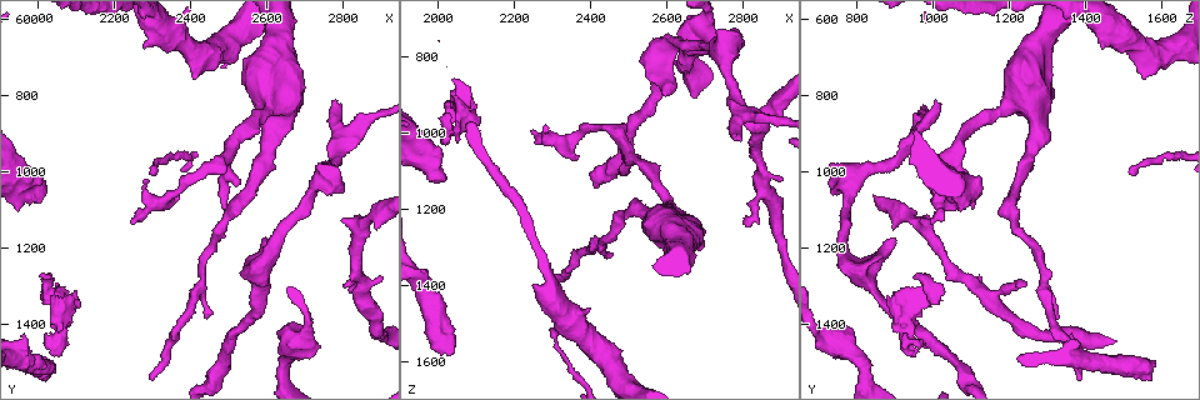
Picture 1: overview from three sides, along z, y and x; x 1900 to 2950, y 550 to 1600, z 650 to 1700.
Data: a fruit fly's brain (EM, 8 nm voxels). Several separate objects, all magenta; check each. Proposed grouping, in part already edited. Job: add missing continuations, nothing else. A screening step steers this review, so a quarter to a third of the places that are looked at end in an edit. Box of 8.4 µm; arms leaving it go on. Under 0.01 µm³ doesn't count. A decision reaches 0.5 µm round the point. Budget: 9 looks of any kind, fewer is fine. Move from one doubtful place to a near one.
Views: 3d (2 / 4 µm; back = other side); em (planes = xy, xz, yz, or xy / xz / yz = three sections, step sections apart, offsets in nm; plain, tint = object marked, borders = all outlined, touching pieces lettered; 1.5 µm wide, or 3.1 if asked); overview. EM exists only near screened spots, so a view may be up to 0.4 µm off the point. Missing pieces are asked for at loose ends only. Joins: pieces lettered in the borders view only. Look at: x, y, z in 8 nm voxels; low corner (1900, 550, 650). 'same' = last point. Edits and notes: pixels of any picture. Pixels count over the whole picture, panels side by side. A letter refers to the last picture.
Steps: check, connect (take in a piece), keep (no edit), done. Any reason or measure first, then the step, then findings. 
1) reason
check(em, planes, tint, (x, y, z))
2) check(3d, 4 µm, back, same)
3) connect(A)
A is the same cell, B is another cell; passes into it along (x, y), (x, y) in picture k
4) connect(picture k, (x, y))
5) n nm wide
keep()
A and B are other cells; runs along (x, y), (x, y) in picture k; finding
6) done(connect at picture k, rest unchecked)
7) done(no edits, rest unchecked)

an open end
check(3d, 2 µm, (2290, 1025, 980))

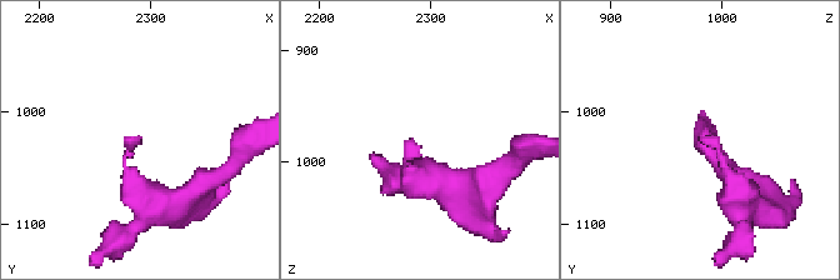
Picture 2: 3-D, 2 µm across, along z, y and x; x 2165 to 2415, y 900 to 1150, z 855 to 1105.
need the tissue
check(em, xy, step 4, tint, (2286, 1020, 984))

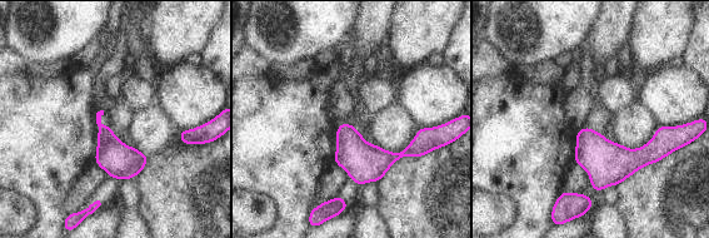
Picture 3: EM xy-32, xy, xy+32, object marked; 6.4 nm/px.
check(em, planes, borders, same)

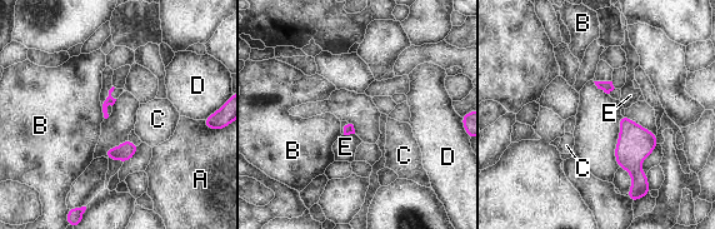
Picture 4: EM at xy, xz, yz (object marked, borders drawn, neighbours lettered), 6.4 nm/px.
keep()
A, B, C, D and E are other cells; border along (101, 106), (105, 118) in picture 4; no lettered piece goes on from it

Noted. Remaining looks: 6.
stops while still wide
check(em, planes, borders, (2040, 1495, 1575))

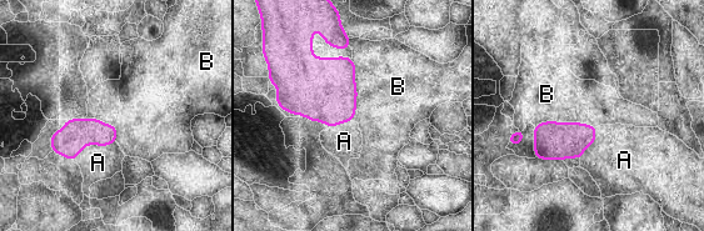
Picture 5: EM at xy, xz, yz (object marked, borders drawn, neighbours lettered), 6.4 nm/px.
connect(A)
A is the same cell, B is another cell; passes into it along (76, 134), (93, 144), (98, 162) in picture 5; the neuron continues

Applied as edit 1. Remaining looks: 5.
check(overview)

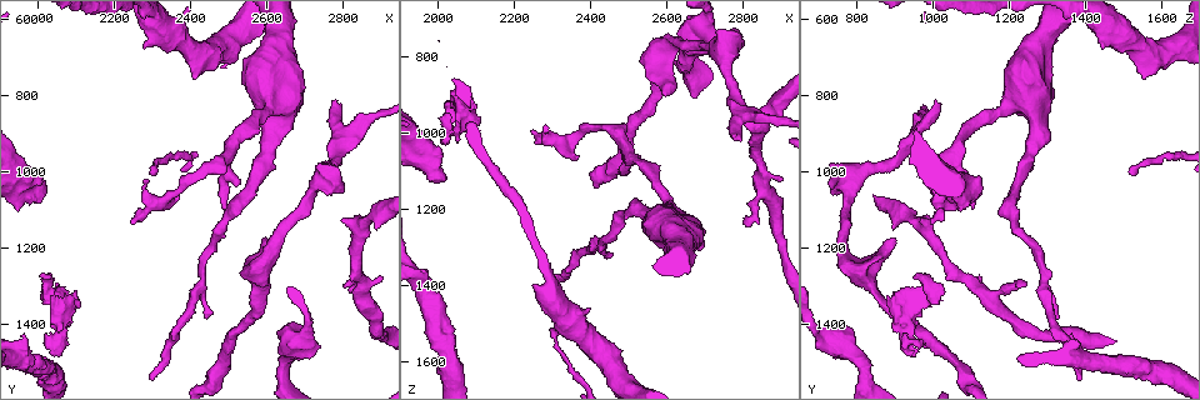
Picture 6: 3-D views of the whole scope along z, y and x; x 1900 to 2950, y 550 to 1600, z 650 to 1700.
branch stops here
check(3d, 2 µm, (2795, 825, 1025))

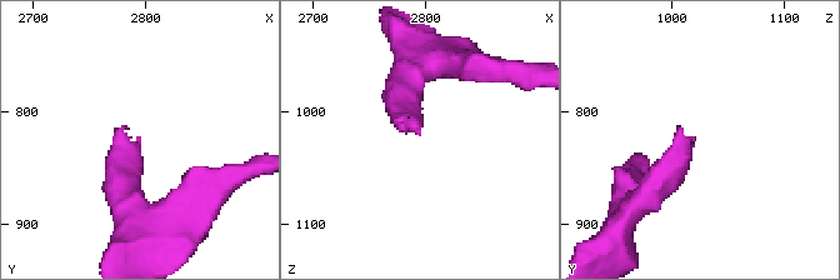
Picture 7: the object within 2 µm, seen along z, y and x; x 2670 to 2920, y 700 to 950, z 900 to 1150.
check(em, yz, step 8, tint, (2798, 820, 1020))

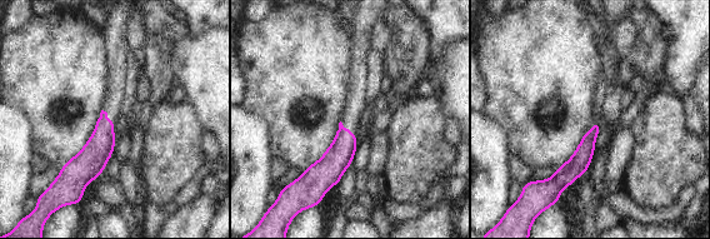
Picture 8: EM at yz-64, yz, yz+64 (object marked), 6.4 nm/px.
cut it another way
check(em, planes, borders, same)

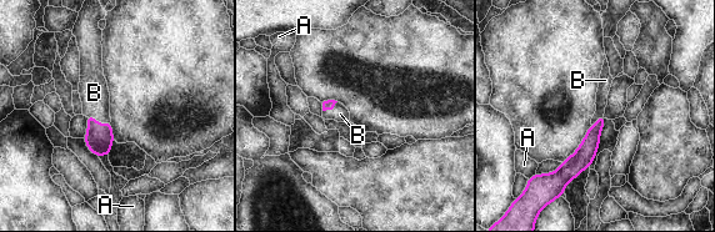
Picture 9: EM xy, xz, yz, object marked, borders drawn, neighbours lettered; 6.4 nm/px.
connect(B)
B is the same cell, A is another cell; passes into it along (99, 140), (96, 122), (94, 92) in picture 9; the neuron continues

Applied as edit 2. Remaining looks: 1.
thin end
check(em, yz, step 8, borders, (2810, 1295, 1245))

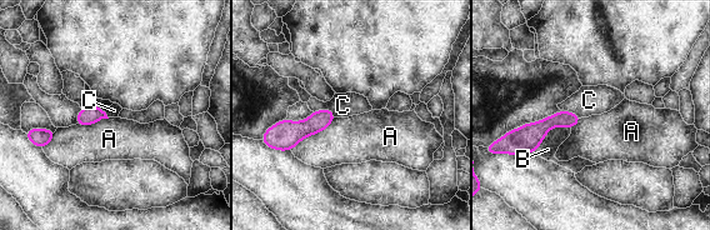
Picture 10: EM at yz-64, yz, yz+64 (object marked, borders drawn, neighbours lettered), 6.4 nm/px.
120 nm wide
keep()
A, B and C are other cells; border along (335, 116), (291, 150) in picture 10; none of them fits

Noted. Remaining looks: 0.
done(connect at picture 5, connect at picture 9, rest unchecked)

